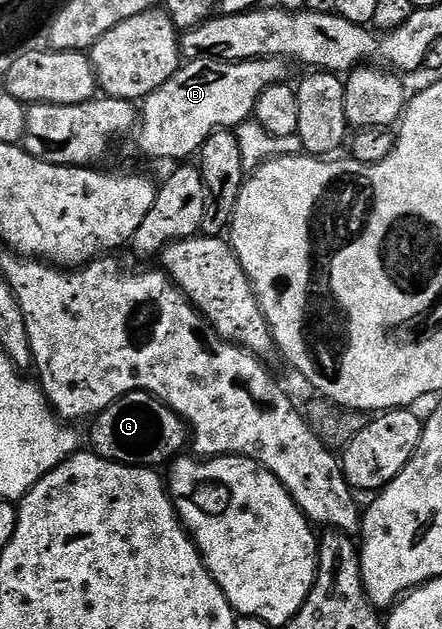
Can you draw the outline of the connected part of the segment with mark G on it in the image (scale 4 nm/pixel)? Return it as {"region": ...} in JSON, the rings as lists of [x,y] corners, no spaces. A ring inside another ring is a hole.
{"region":[[[132,392],[105,408],[92,421],[92,451],[104,460],[132,462],[134,465],[160,469],[181,447],[187,444],[187,425],[162,400],[150,392]]]}

